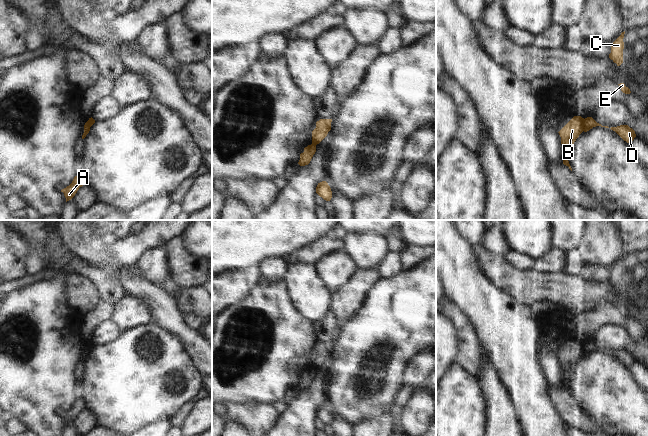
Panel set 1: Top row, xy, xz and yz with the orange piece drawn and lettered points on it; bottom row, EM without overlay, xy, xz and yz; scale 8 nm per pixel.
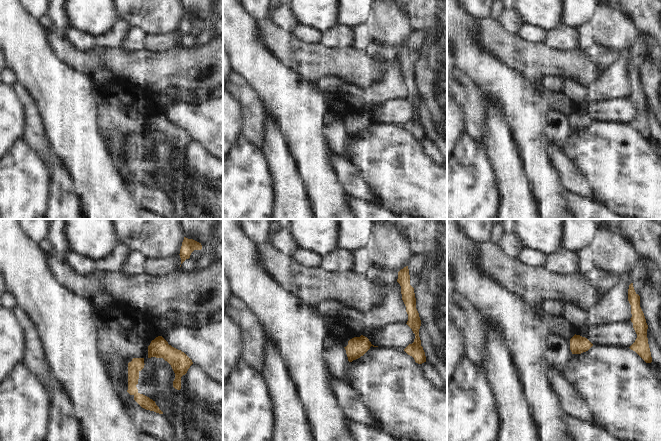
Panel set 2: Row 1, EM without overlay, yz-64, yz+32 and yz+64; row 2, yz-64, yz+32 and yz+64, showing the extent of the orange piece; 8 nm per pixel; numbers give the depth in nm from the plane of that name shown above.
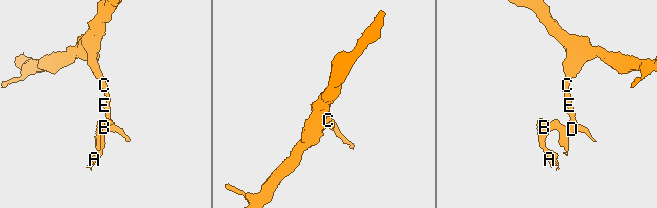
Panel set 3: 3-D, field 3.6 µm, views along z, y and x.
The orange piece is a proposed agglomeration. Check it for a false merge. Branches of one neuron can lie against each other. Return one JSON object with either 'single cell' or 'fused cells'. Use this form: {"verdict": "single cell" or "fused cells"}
{"verdict": "fused cells"}

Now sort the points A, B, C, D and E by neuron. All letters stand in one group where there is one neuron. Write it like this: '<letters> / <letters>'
A B / C D E

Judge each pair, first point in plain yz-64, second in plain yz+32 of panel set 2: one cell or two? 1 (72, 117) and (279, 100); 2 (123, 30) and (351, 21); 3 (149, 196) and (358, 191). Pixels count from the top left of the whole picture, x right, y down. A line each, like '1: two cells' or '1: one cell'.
1: one cell
2: two cells
3: one cell

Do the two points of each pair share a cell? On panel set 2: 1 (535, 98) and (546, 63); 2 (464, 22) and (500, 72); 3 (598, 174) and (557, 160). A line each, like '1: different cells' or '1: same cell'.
1: different cells
2: same cell
3: different cells

